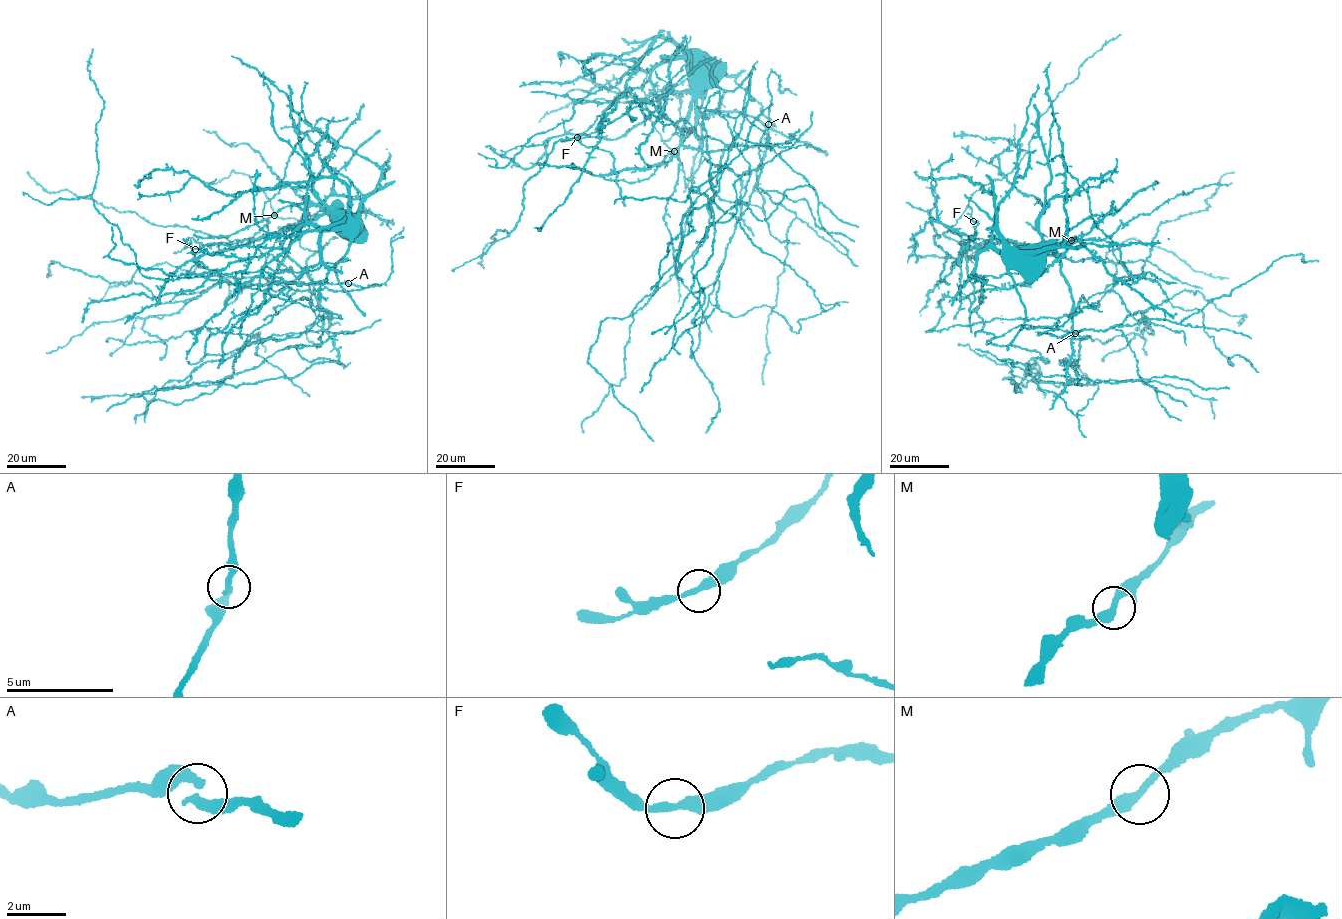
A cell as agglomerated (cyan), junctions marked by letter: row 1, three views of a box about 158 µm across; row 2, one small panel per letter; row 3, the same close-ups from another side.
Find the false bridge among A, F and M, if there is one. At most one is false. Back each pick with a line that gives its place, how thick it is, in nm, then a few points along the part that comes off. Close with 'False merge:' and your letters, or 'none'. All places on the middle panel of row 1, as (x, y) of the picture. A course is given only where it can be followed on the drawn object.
False merge: none

